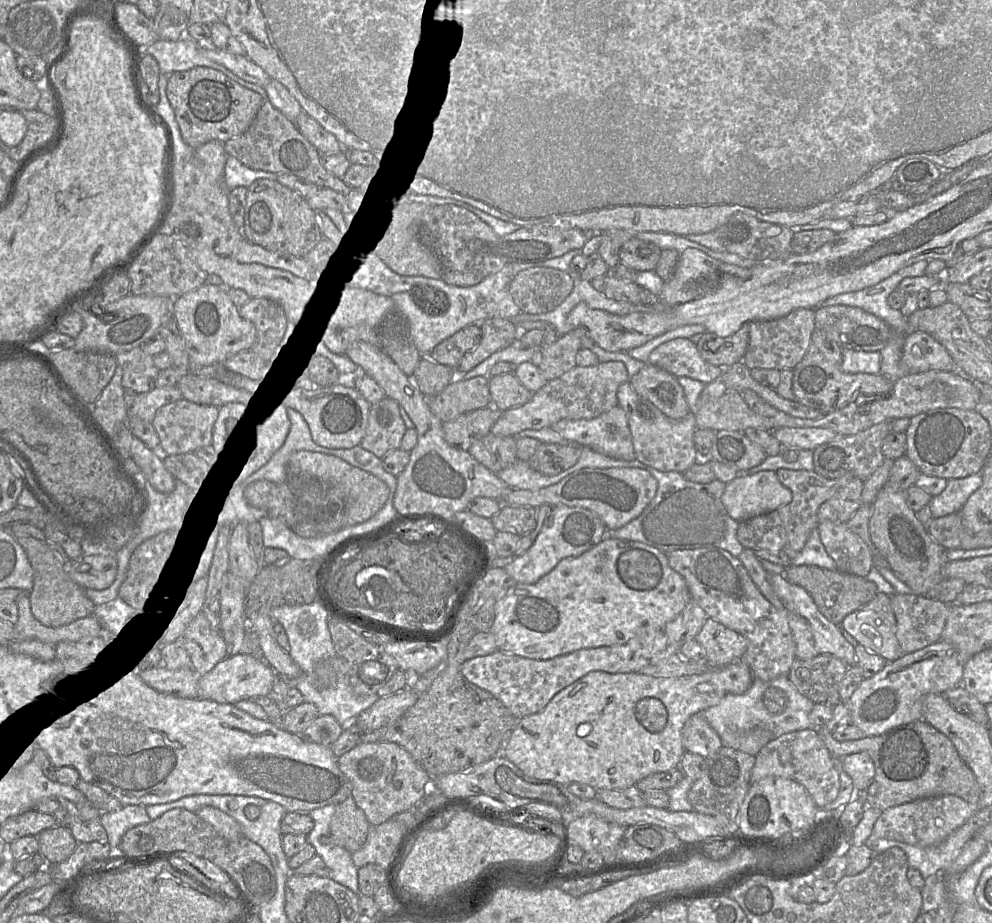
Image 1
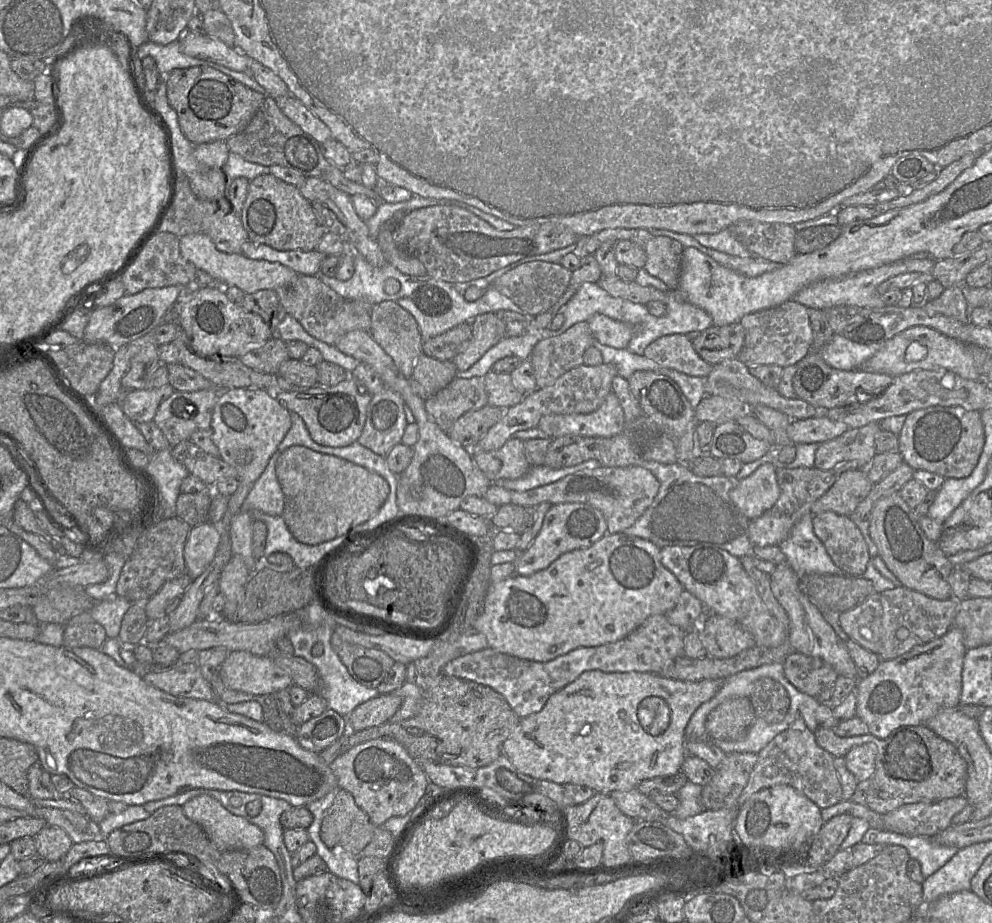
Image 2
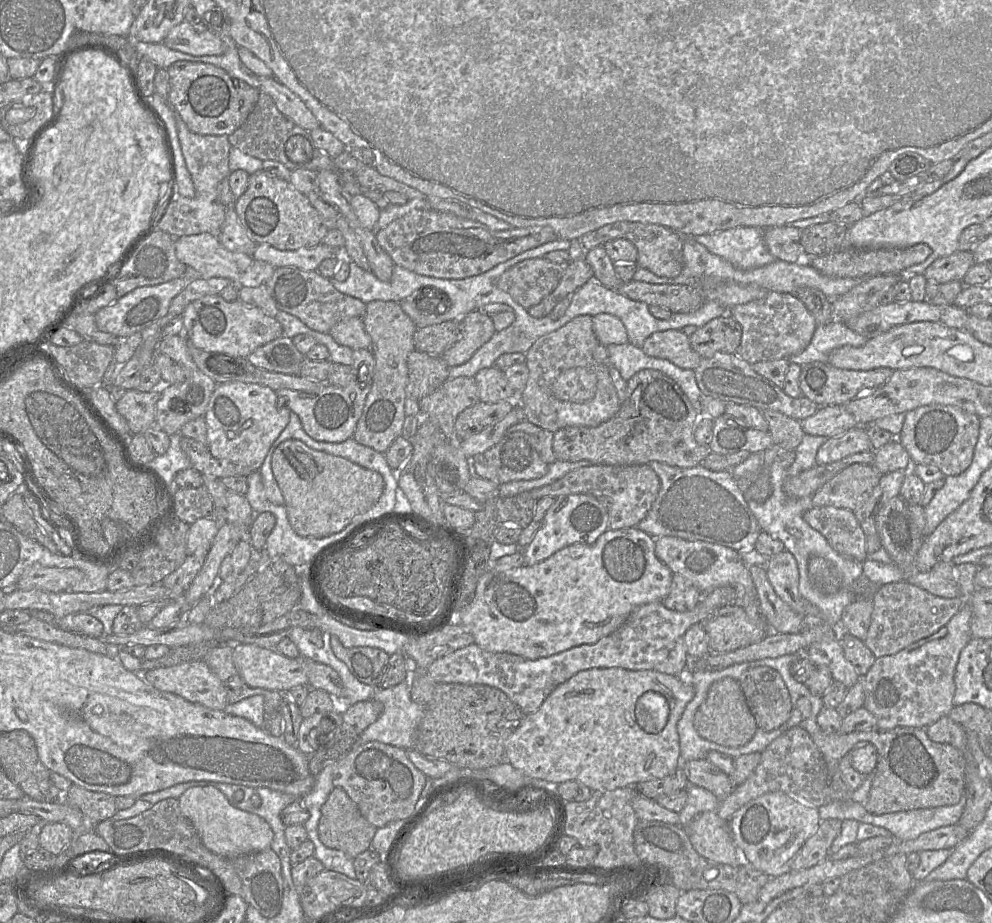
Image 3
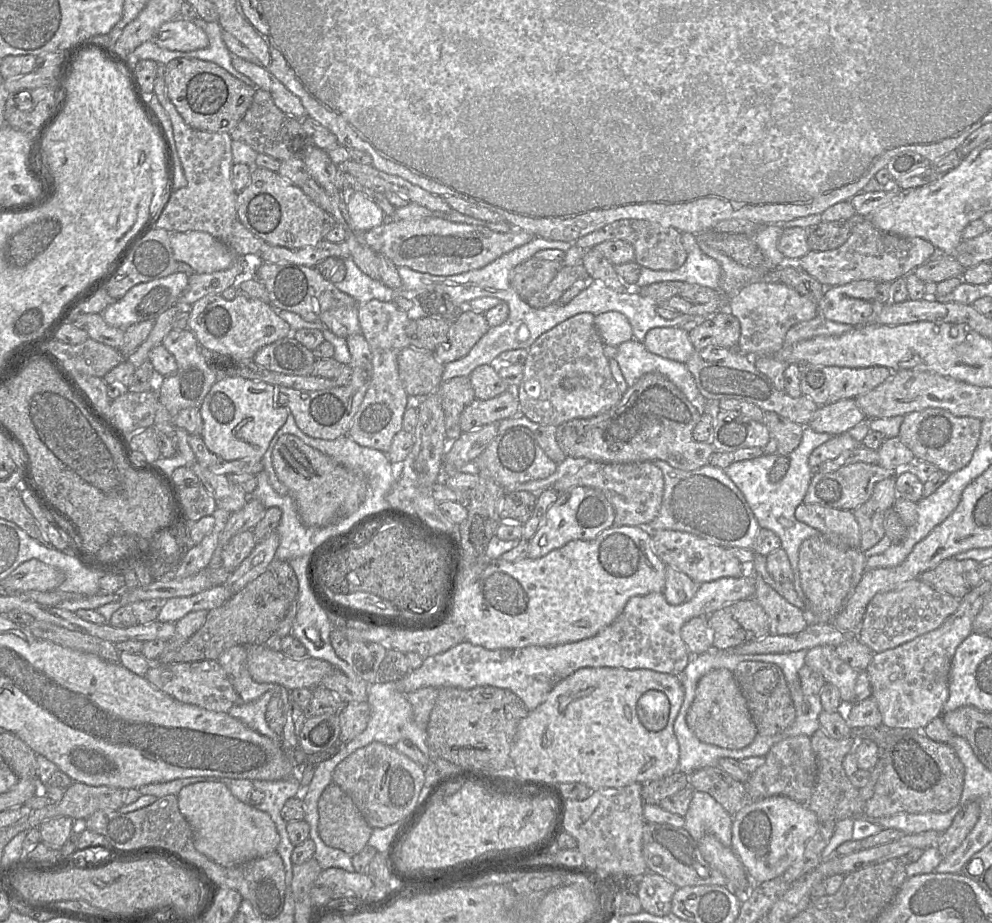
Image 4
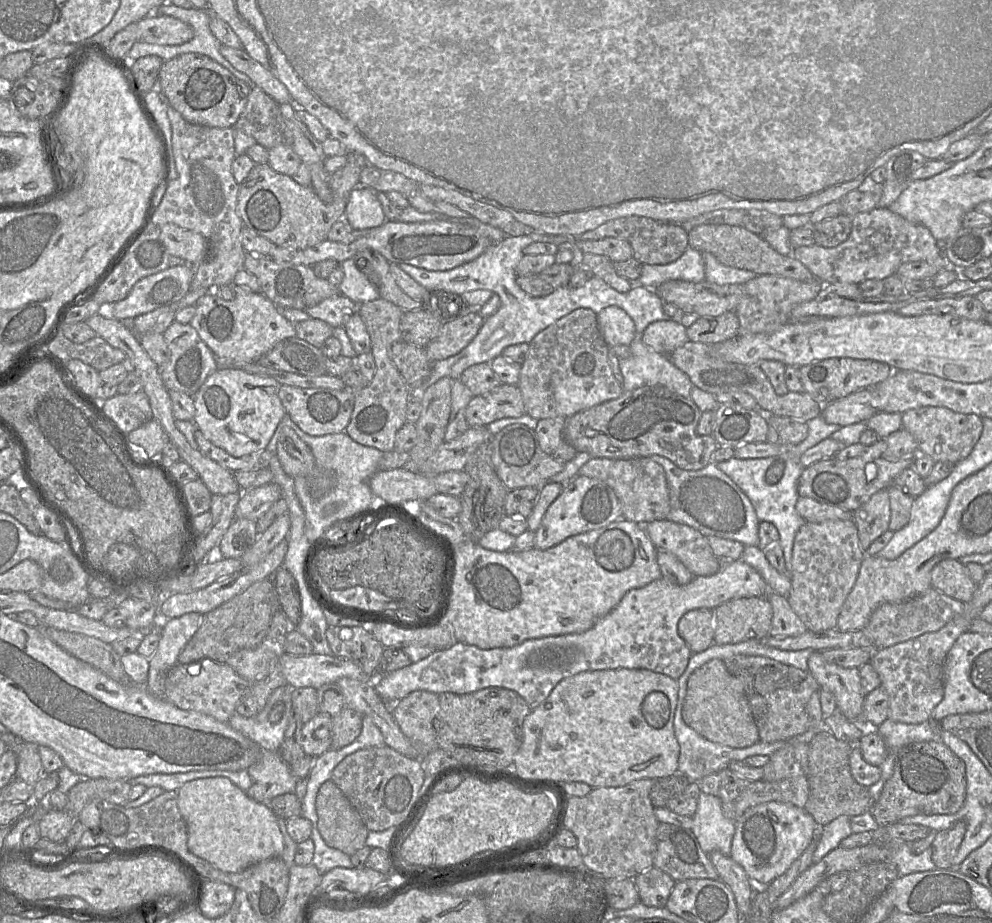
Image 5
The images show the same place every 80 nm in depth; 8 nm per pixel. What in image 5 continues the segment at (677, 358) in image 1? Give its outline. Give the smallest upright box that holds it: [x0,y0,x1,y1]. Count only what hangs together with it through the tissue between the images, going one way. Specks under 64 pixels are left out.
[641,319,689,356]

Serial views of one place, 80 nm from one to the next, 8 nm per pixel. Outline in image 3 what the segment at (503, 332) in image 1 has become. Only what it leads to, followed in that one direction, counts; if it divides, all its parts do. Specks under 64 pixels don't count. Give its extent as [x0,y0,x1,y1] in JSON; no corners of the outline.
[441,311,495,367]

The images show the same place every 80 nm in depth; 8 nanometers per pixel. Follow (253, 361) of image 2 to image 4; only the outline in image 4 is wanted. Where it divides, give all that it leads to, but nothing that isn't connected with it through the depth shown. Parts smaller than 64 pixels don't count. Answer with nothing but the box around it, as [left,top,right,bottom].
[253,335,317,376]

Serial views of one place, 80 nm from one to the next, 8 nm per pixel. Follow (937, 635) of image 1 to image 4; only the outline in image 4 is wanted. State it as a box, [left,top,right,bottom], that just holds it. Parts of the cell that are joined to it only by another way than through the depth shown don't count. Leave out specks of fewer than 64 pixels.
[859,579,961,653]

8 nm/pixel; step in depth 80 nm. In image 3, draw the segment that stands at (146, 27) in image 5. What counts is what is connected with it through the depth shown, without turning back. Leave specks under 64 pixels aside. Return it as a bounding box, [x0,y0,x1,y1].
[163,20,225,56]

